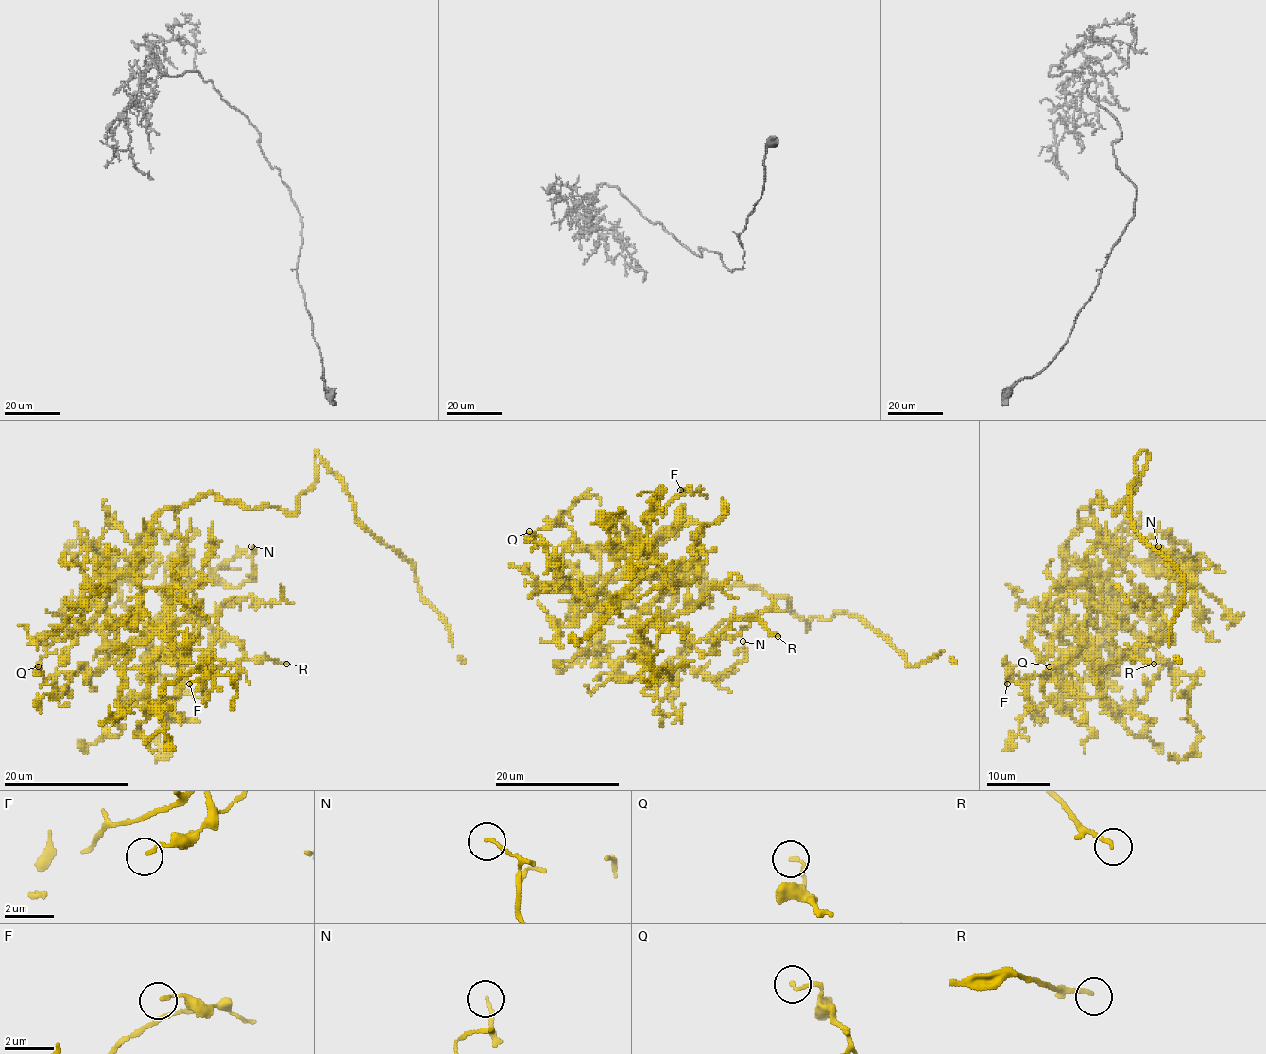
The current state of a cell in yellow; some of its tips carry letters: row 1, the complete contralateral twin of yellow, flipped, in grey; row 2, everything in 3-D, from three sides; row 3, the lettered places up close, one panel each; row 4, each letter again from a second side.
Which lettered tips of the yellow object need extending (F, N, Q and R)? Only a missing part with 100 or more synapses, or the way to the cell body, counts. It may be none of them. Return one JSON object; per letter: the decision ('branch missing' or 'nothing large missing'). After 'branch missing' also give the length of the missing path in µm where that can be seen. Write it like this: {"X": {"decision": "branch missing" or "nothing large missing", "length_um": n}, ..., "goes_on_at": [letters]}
{"F": {"decision": "nothing large missing"}, "N": {"decision": "nothing large missing"}, "Q": {"decision": "nothing large missing"}, "R": {"decision": "nothing large missing"}, "goes_on_at": []}

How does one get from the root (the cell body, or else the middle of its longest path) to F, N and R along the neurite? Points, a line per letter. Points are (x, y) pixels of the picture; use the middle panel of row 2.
F: (715, 581), (668, 574), (670, 595), (663, 567), (675, 583), (653, 557), (644, 518), (696, 492), (680, 490)
N: (715, 581), (646, 560), (629, 597), (596, 612), (598, 653), (627, 677), (716, 677), (743, 641)
R: (715, 581), (668, 574), (675, 596), (662, 621), (682, 627), (704, 653), (735, 617), (757, 617), (778, 636)

